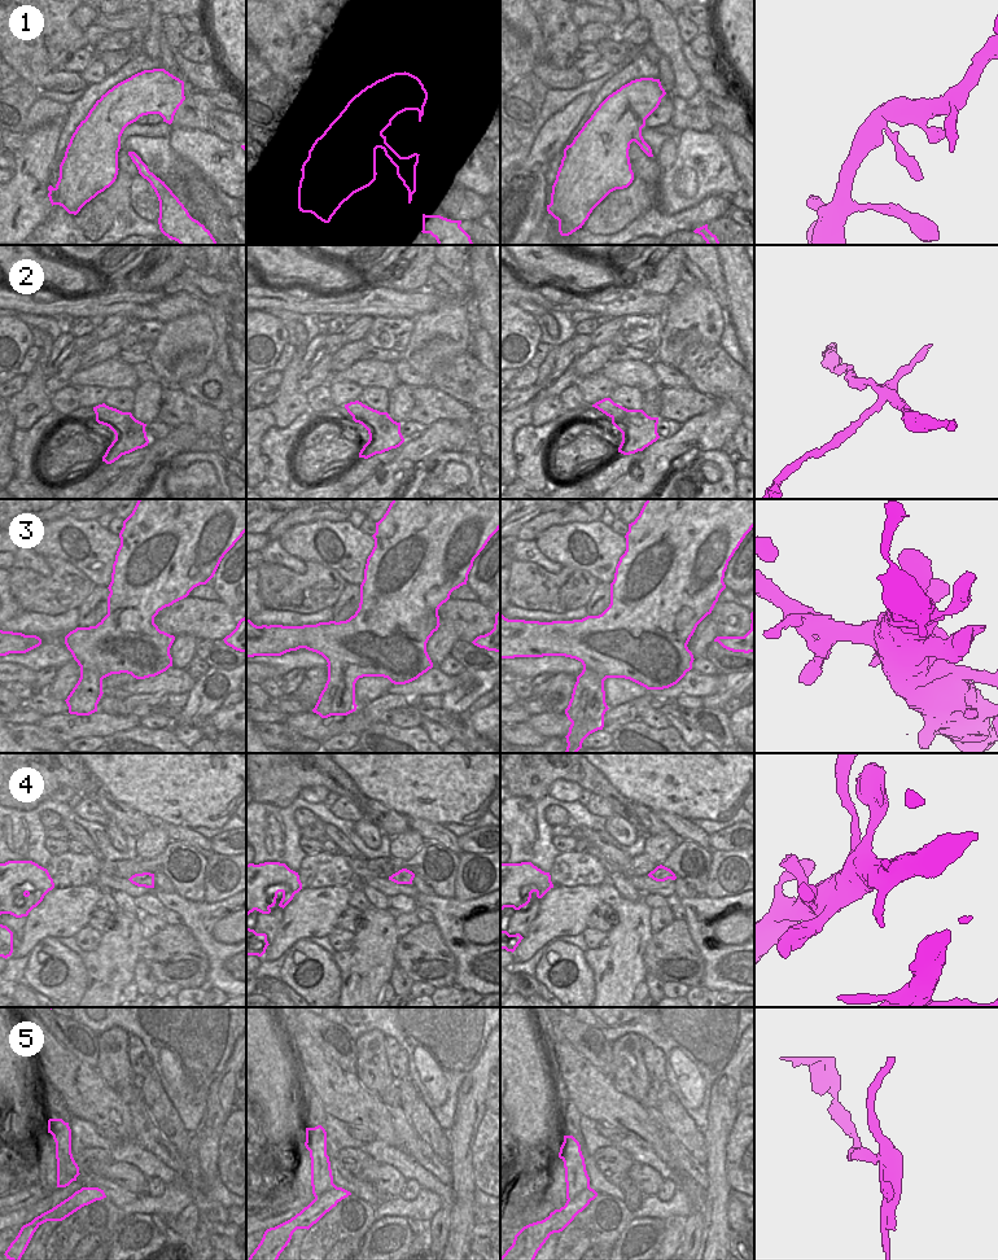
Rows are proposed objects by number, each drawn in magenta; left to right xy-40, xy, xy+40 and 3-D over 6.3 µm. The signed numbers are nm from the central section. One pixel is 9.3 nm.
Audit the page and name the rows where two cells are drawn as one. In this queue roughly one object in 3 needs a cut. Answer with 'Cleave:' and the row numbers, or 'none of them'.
Cleave: 2, 5

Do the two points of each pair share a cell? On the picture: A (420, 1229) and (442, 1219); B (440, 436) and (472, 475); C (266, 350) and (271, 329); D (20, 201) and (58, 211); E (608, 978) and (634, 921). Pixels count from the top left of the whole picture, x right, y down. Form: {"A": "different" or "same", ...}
{"A": "different", "B": "different", "C": "same", "D": "different", "E": "same"}

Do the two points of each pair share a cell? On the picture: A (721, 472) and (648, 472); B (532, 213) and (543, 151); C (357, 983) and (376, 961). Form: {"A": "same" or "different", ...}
{"A": "different", "B": "same", "C": "same"}

